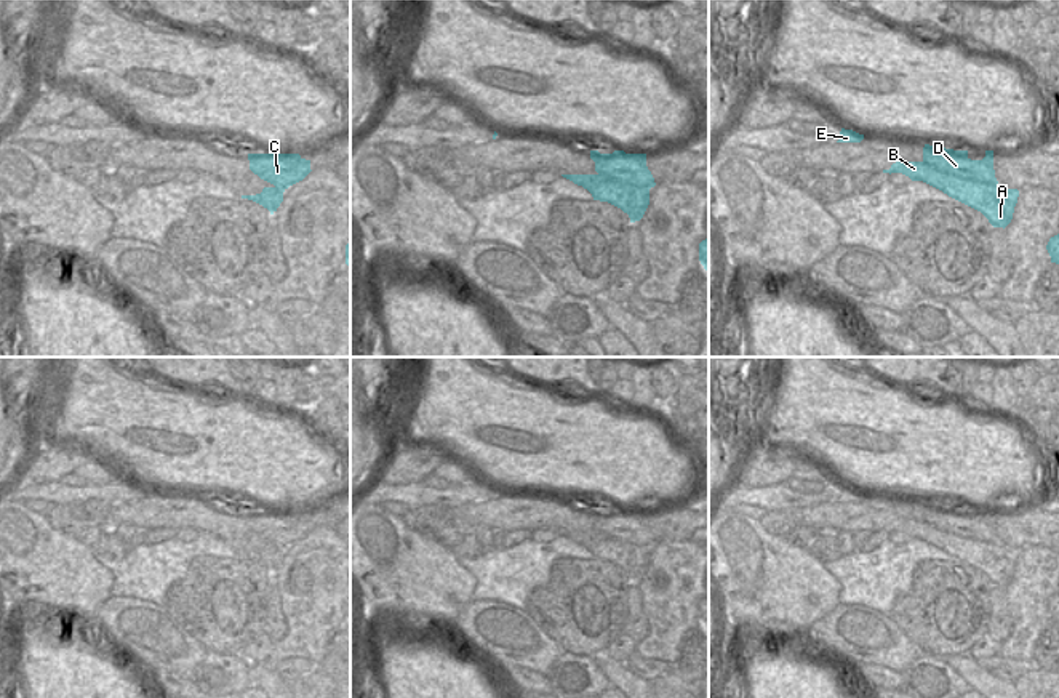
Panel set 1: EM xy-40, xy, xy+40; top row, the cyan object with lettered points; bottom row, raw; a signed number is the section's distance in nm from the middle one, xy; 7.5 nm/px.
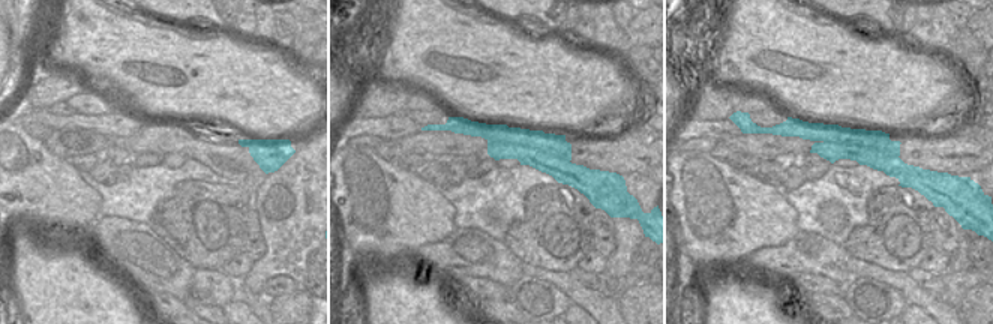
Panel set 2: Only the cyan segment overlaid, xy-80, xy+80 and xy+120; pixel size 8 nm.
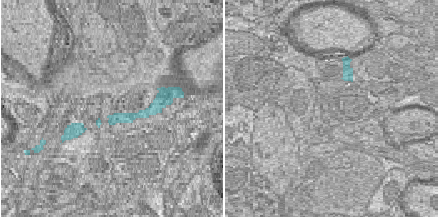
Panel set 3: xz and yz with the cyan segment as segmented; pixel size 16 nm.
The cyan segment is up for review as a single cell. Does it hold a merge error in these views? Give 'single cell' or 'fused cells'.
fused cells

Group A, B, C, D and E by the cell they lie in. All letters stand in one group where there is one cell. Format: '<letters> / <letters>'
A B / C D E

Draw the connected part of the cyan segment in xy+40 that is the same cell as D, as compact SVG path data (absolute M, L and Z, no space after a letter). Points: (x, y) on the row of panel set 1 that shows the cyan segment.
M925 144L923 162L942 173L955 174L963 179L985 183L989 186L998 184L993 170L993 150L985 150L982 160L971 160L968 150L953 150Z

